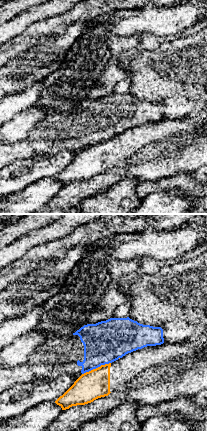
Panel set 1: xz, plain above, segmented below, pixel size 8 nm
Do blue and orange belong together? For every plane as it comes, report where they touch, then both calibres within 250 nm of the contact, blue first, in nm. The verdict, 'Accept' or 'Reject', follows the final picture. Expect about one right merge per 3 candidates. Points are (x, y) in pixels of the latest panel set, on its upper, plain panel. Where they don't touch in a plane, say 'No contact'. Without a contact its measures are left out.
Touches blue at (96, 143). Thickness 340 nm (blue) against 220 nm

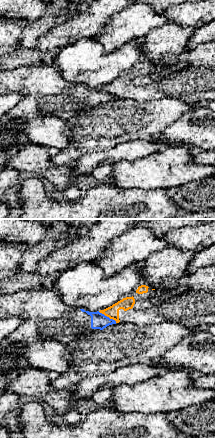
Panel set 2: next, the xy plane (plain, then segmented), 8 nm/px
Touches blue at (106, 92). Thickness 130 nm (blue) against 100 nm

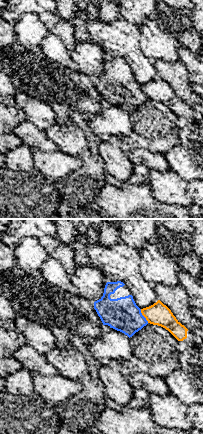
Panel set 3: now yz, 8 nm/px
Touches blue at (143, 92). Thickness 280 nm (blue) against 180 nm

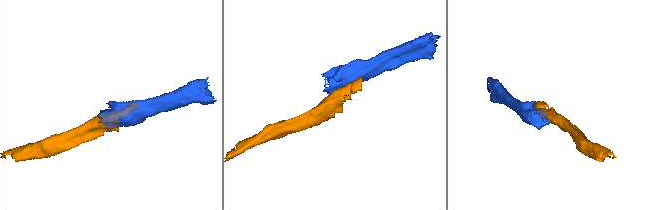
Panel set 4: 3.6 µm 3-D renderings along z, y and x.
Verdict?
Reject

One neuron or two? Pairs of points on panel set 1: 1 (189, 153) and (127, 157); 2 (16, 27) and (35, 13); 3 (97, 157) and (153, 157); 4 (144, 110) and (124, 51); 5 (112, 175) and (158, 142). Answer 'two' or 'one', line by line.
1: one
2: one
3: one
4: two
5: two

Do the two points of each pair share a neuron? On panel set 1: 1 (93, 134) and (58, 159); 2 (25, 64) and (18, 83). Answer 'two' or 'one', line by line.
1: two
2: one

